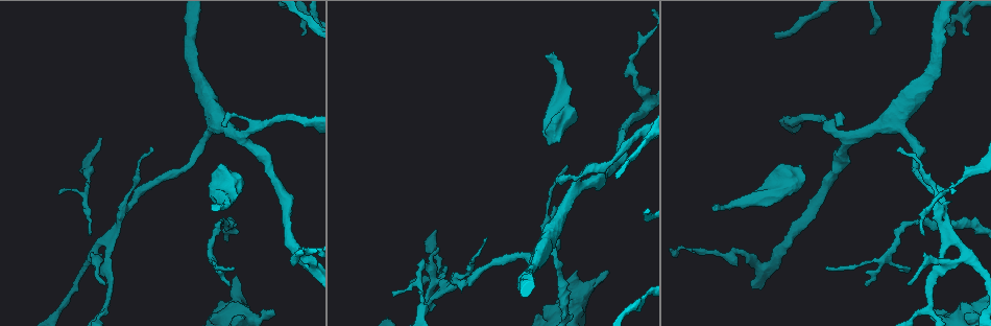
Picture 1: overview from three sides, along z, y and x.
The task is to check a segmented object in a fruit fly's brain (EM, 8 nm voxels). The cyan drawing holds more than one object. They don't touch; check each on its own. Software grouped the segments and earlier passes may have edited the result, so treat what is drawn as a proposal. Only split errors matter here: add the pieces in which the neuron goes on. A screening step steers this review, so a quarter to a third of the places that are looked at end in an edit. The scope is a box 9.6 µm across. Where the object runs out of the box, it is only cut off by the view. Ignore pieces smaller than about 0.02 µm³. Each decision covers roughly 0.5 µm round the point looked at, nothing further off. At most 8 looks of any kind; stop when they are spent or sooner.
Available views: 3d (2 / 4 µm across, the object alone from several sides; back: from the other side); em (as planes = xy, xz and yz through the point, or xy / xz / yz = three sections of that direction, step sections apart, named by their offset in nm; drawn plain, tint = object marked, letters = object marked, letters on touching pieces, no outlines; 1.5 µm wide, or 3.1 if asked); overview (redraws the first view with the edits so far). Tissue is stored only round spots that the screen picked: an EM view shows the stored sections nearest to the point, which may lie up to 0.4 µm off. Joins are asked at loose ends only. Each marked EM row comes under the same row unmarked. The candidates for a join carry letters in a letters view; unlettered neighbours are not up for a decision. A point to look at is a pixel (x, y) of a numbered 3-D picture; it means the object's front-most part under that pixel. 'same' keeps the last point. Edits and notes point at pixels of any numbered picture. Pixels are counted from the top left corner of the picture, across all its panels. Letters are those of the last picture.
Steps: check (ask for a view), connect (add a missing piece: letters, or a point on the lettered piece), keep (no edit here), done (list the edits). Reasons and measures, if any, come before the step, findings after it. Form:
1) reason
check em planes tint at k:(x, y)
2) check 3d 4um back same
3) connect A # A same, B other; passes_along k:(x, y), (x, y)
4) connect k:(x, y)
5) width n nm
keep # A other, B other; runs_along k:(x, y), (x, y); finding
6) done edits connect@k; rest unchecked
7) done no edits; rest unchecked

an open end
check em xy step 4 tint at 1:(301, 33)

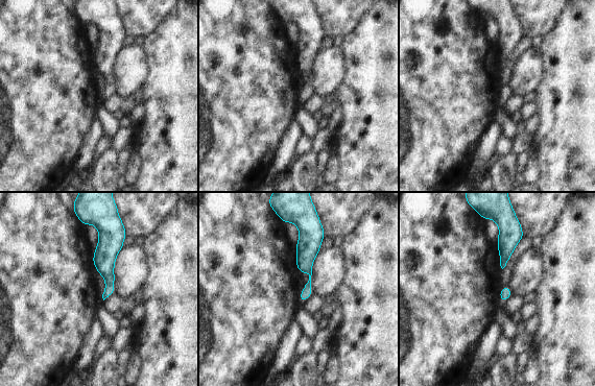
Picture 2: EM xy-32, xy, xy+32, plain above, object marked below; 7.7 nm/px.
cut it another way
check em planes letters same

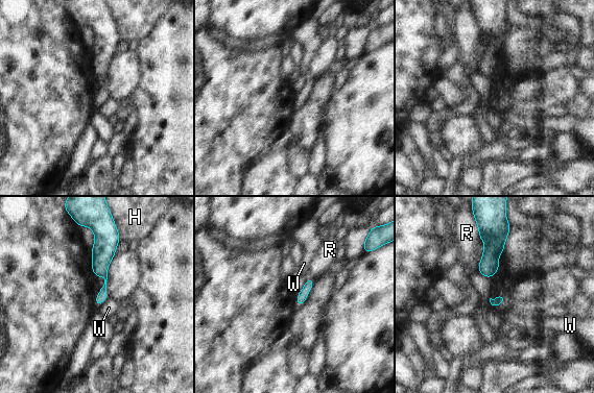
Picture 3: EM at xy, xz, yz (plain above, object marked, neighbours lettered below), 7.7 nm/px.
keep # H other, R other, W other; border 3:(108, 296), (96, 306); none of them fits

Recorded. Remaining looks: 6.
tapers out
check em planes letters at 1:(229, 284)

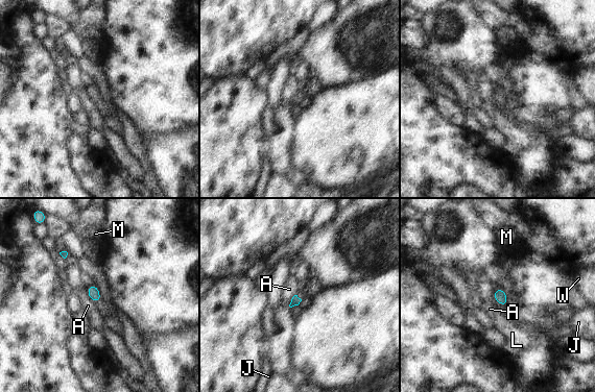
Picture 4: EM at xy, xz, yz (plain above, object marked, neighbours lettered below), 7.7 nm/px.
keep # A other, J other, L other, M other, W other; none of them fits

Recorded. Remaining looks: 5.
tapers out
check 3d 2um back at 1:(953, 191)

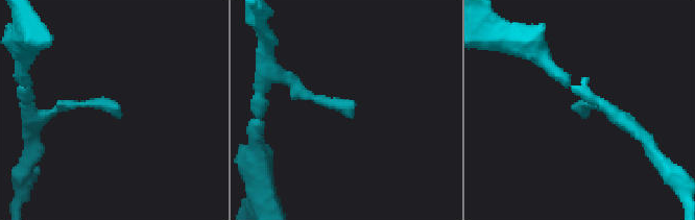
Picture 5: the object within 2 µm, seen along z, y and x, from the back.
check em planes letters at 5:(122, 114)

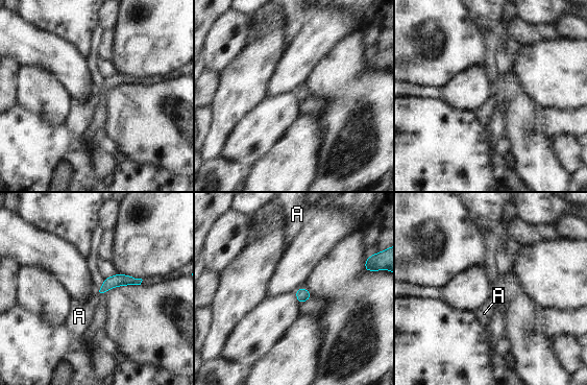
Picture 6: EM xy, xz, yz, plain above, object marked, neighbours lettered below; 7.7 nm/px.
longest_contact A 50 nm
connect A # A same; it goes on there

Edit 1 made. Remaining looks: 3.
done edits connect@6; rest unchecked

